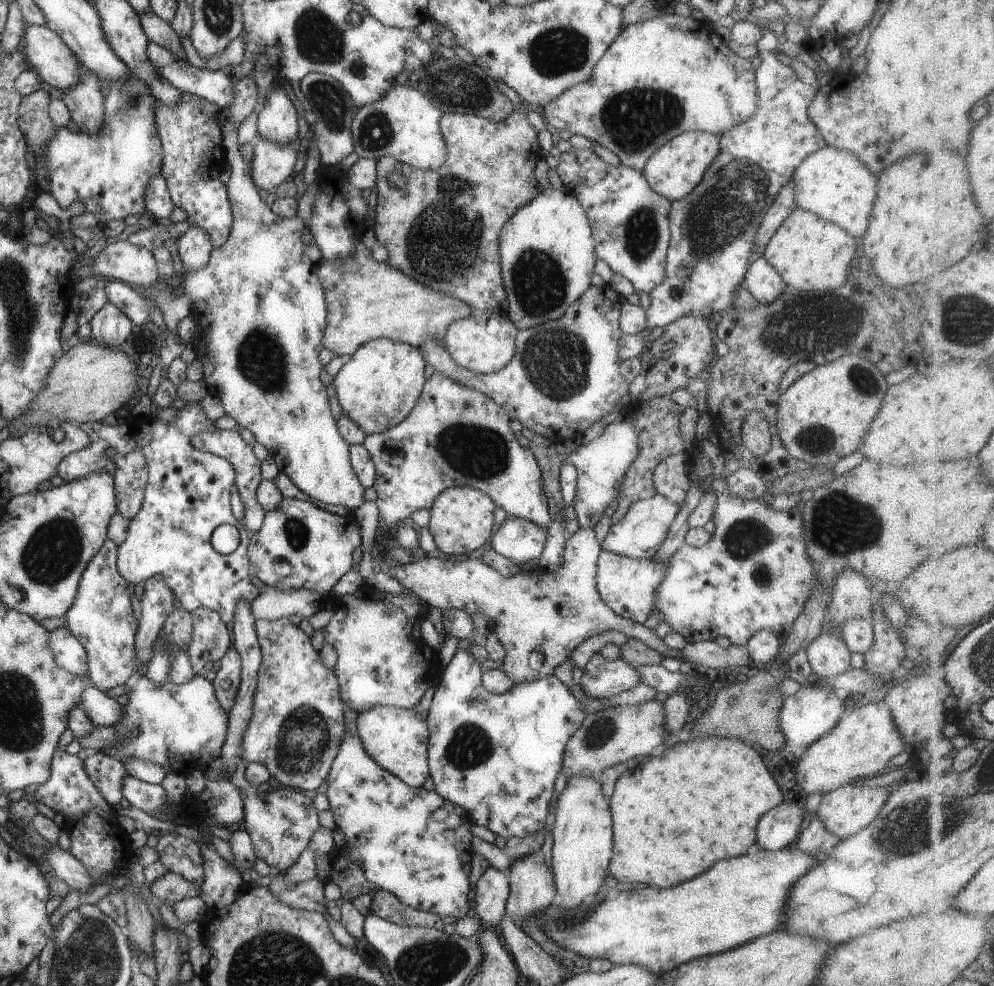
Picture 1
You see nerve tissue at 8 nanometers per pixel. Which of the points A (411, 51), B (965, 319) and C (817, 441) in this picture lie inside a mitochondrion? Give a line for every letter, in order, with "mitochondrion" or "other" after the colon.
A: other
B: mitochondrion
C: mitochondrion

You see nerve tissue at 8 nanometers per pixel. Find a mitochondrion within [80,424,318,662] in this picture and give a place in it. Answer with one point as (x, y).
(296, 531)

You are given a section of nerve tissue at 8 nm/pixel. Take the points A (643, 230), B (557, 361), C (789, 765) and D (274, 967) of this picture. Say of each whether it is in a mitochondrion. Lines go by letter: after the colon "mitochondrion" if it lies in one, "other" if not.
A: mitochondrion
B: mitochondrion
C: other
D: mitochondrion

